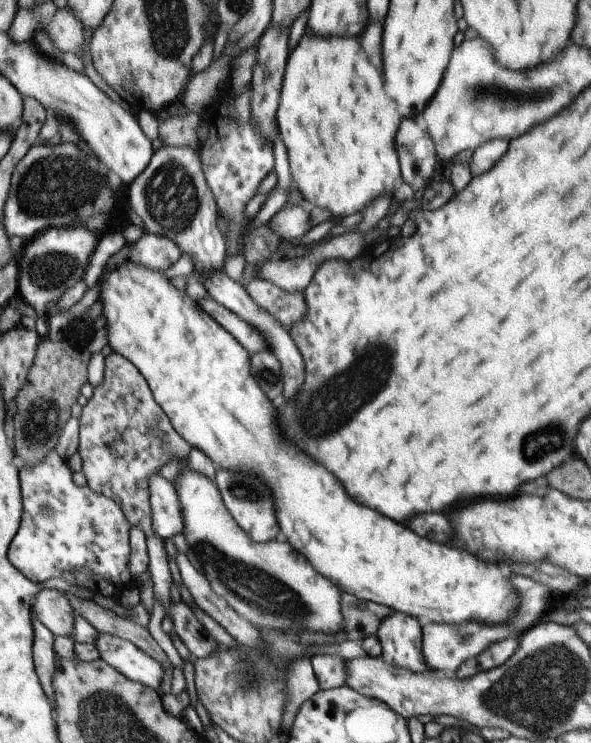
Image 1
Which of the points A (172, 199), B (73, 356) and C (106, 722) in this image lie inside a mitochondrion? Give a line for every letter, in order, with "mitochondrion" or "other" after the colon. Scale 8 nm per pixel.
A: mitochondrion
B: other
C: mitochondrion

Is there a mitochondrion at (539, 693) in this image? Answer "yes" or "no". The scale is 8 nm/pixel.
yes

